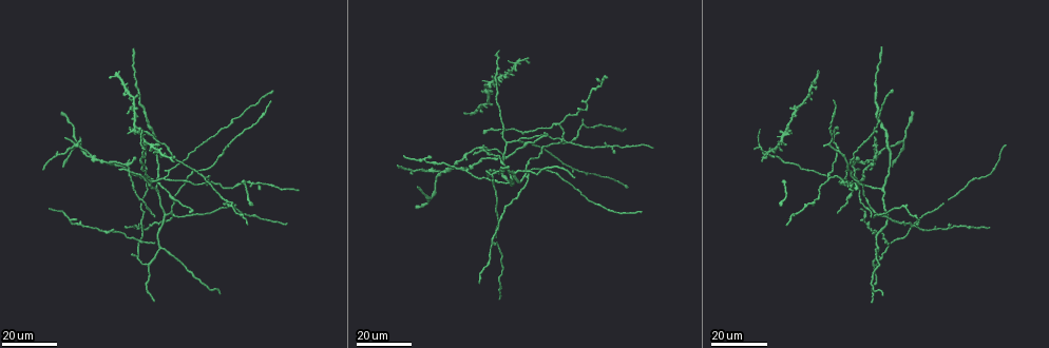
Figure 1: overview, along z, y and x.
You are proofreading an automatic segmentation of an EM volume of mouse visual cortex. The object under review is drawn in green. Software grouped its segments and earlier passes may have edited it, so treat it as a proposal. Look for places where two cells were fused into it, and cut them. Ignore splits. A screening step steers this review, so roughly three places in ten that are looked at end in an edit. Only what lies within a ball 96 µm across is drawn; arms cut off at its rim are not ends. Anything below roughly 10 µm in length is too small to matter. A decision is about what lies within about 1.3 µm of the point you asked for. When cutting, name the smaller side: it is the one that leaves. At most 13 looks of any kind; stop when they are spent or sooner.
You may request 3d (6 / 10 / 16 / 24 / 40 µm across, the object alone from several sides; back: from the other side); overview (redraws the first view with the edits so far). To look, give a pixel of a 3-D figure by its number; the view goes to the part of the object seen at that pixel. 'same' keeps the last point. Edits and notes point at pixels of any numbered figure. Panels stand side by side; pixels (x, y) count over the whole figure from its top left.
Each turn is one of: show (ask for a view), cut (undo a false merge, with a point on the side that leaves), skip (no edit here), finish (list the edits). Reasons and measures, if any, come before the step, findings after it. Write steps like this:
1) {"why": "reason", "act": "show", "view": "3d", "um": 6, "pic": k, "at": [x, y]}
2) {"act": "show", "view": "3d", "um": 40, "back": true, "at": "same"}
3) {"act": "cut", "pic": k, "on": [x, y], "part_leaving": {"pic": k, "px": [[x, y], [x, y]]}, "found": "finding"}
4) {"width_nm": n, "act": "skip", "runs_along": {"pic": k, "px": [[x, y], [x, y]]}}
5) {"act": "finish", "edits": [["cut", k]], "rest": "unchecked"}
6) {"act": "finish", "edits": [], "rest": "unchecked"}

{"why": "side arm on a straight run", "act": "show", "view": "3d", "um": 16, "pic": 1, "at": [516, 140]}

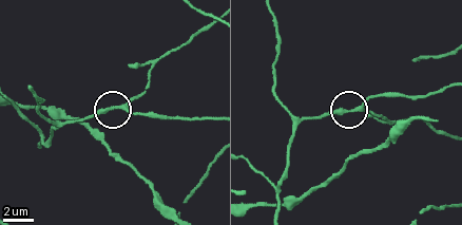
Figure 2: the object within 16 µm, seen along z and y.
{"act": "show", "view": "3d", "um": 6, "pic": 2, "at": [124, 109]}

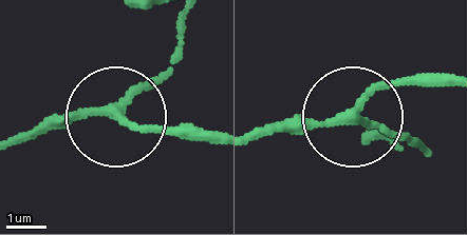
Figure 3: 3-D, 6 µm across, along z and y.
{"arms": 3, "act": "skip", "runs_along": {"pic": 3, "px": [[22, 140], [123, 111], [180, 53]]}, "found": "one cell here"}

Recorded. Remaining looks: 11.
{"why": "three-way junction", "act": "show", "view": "3d", "um": 16, "pic": 1, "at": [878, 250]}

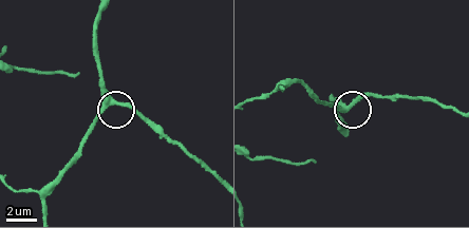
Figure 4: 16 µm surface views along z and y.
{"act": "show", "view": "3d", "um": 10, "pic": 4, "at": [109, 103]}

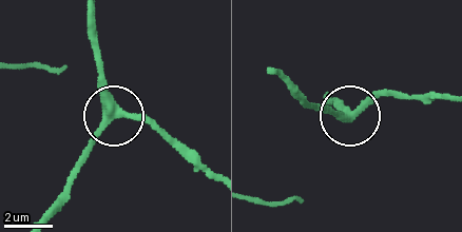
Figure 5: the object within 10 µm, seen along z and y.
{"side_arm_um": 32, "act": "skip", "found": "all the same cell"}

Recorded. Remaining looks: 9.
{"why": "a fork", "act": "show", "view": "3d", "um": 24, "pic": 1, "at": [147, 265]}

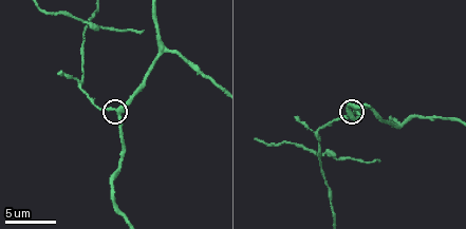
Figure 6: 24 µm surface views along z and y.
{"act": "show", "view": "3d", "um": 10, "pic": 6, "at": [117, 111]}

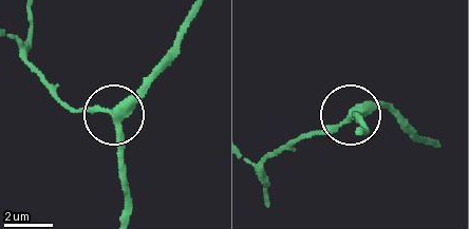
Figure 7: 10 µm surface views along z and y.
{"side_arm_um": 16, "act": "skip", "runs_along": {"pic": 7, "px": [[193, 18], [175, 55], [116, 115], [120, 186]]}, "found": "all the same cell"}

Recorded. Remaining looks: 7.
{"why": "four-way junction", "act": "show", "view": "3d", "um": 24, "pic": 1, "at": [172, 212]}

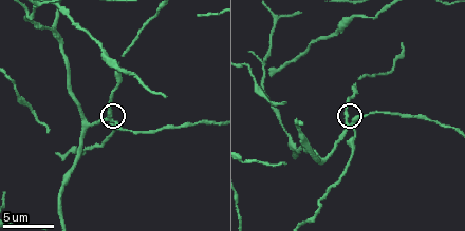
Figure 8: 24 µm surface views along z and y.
{"why": "zoom in", "act": "show", "view": "3d", "um": 10, "pic": 8, "at": [349, 125]}

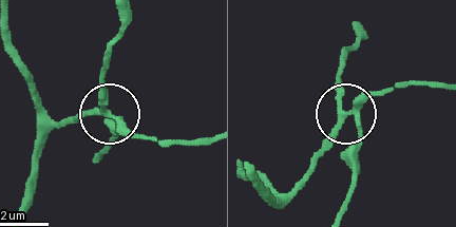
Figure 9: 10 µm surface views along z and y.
{"side_arm_um": 54, "act": "skip", "found": "one cell here"}

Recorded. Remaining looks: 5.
{"why": "two arms in line, one across", "act": "show", "view": "3d", "um": 24, "pic": 1, "at": [130, 170]}

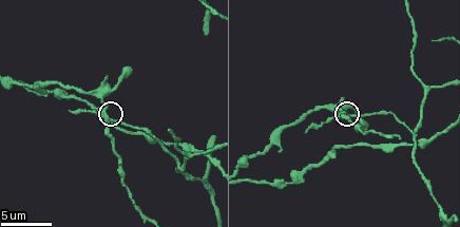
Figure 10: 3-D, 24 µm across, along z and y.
{"act": "show", "view": "3d", "um": 10, "pic": 10, "at": [108, 120]}

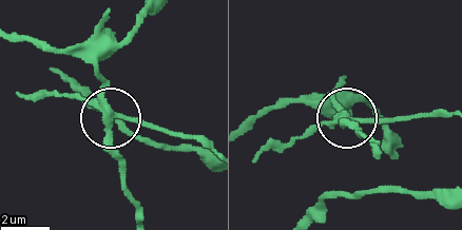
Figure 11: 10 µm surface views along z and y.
{"arms": 3, "act": "cut", "pic": 11, "on": [97, 77], "found": "a second cell is stuck on"}

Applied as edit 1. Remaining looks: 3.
{"why": "four or more arms meet", "act": "show", "view": "3d", "um": 24, "pic": 1, "at": [561, 138]}

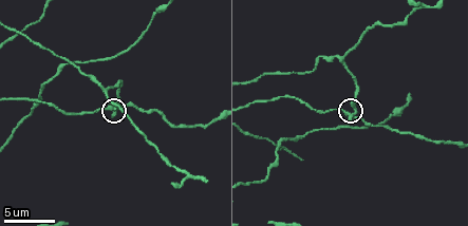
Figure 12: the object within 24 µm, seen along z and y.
{"act": "show", "view": "3d", "um": 6, "pic": 12, "at": [355, 113]}

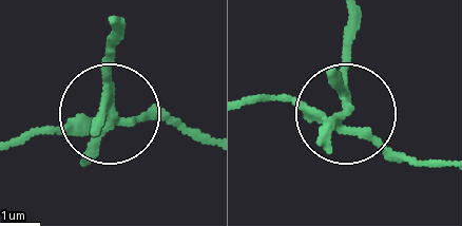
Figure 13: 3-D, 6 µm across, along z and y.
{"act": "show", "view": "3d", "um": 6, "back": true, "pic": 13, "at": [343, 119]}

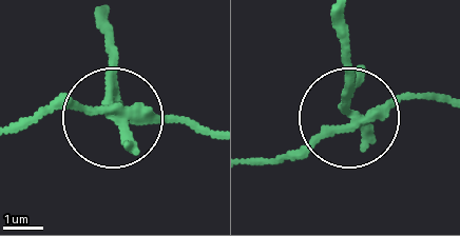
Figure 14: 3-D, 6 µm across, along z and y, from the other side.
{"act": "cut", "pic": 14, "on": [111, 67], "part_leaving": {"pic": 14, "px": [[120, 117], [103, 26]]}, "found": "a second cell is stuck on"}

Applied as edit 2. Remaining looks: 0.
{"act": "finish", "edits": [["cut", 11], ["cut", 14]], "rest": "unchecked"}

